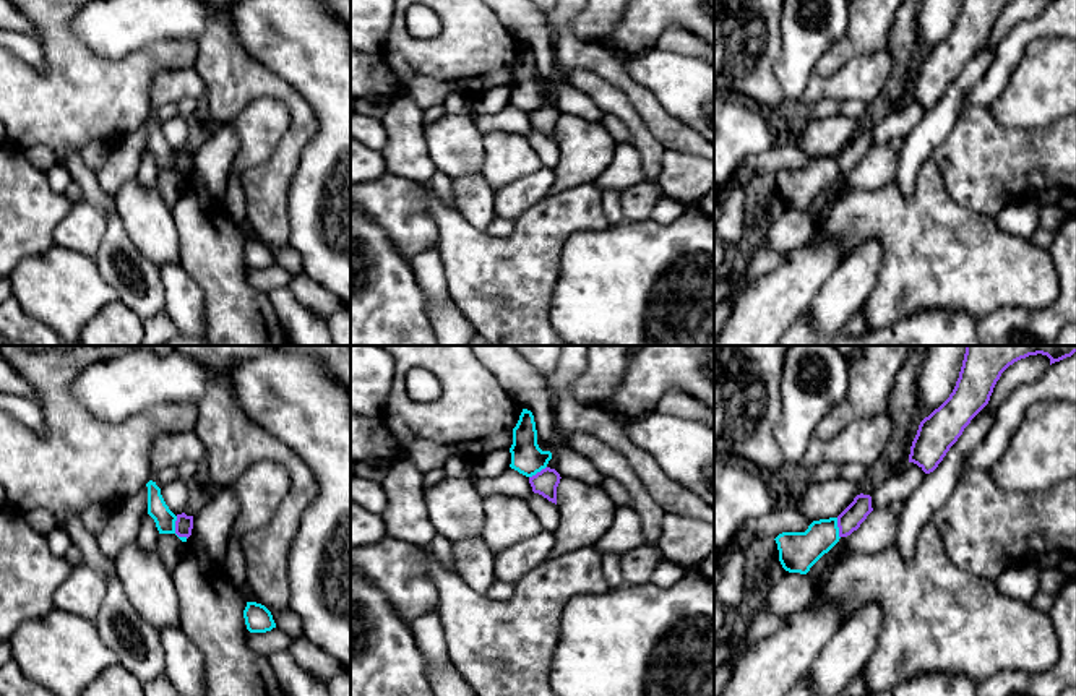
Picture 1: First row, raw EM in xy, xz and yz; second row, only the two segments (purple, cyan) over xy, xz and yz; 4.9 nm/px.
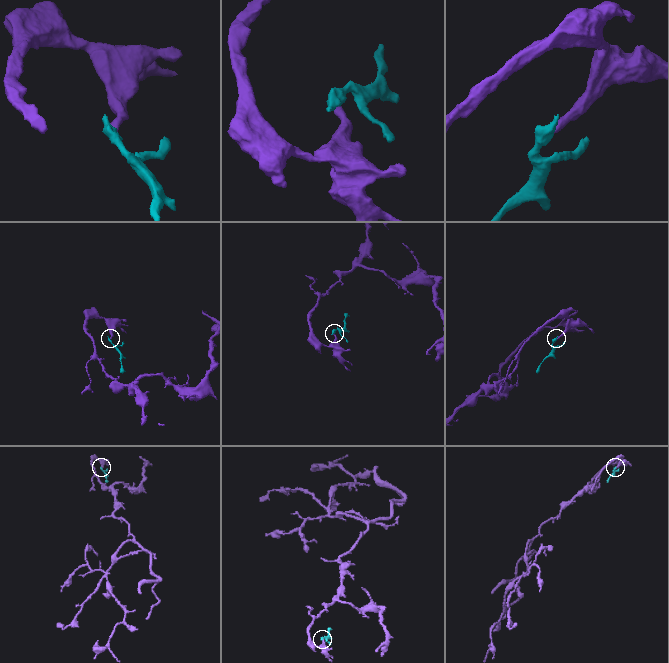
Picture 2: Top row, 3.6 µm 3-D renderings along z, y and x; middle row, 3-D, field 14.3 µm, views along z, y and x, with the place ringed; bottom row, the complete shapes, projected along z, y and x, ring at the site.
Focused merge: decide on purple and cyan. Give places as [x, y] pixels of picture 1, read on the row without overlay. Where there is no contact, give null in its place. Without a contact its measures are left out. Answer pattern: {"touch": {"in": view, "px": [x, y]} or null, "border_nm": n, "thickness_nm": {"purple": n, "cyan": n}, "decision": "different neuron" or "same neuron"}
{"touch": {"in": "xy", "px": [176, 167]}, "border_nm": 130, "thickness_nm": {"purple": 90, "cyan": 100}, "decision": "different neuron"}

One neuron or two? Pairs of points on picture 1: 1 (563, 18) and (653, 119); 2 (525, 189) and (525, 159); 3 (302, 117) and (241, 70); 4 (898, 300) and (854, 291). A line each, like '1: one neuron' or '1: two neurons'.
1: one neuron
2: two neurons
3: one neuron
4: two neurons

